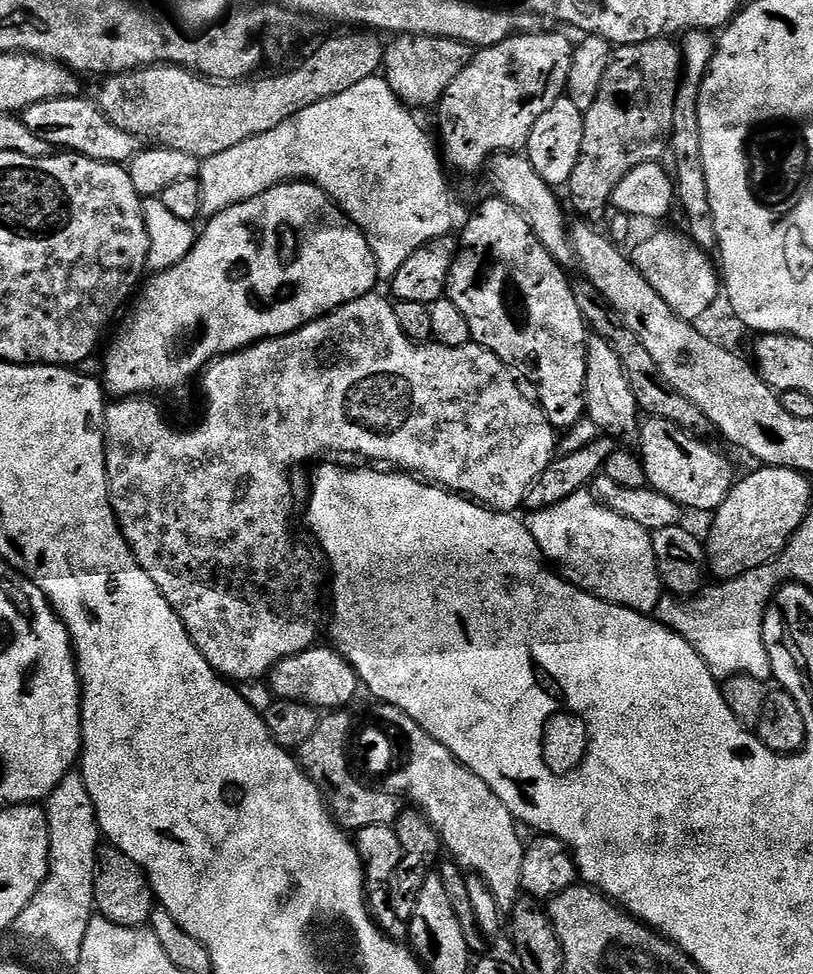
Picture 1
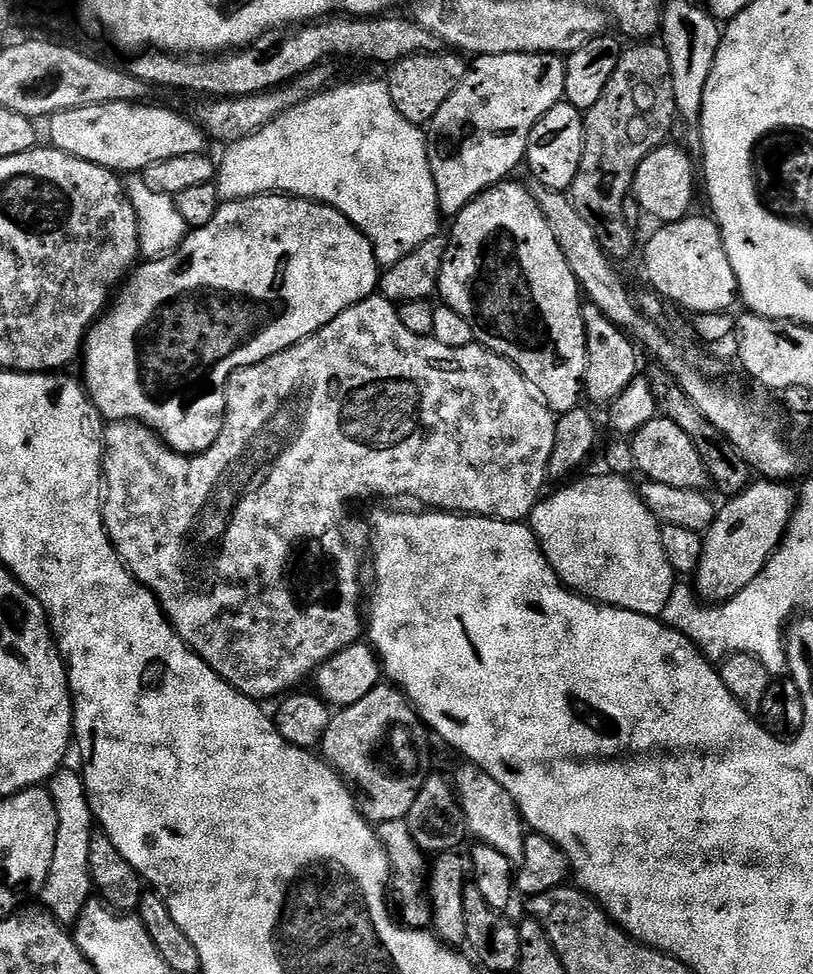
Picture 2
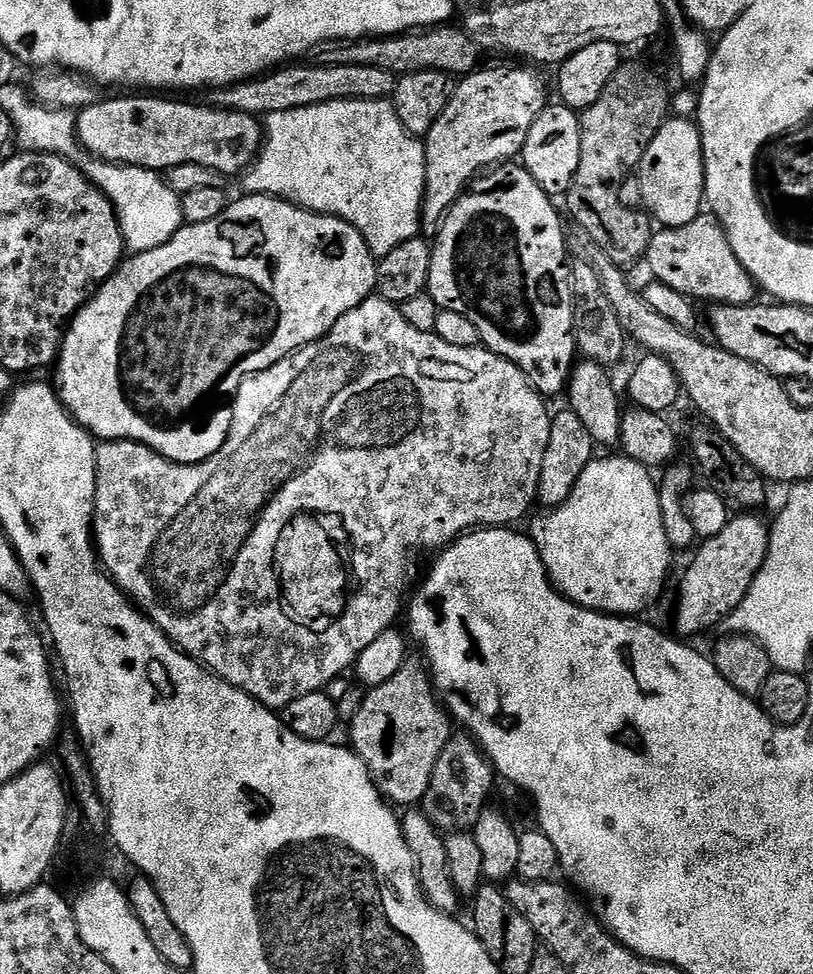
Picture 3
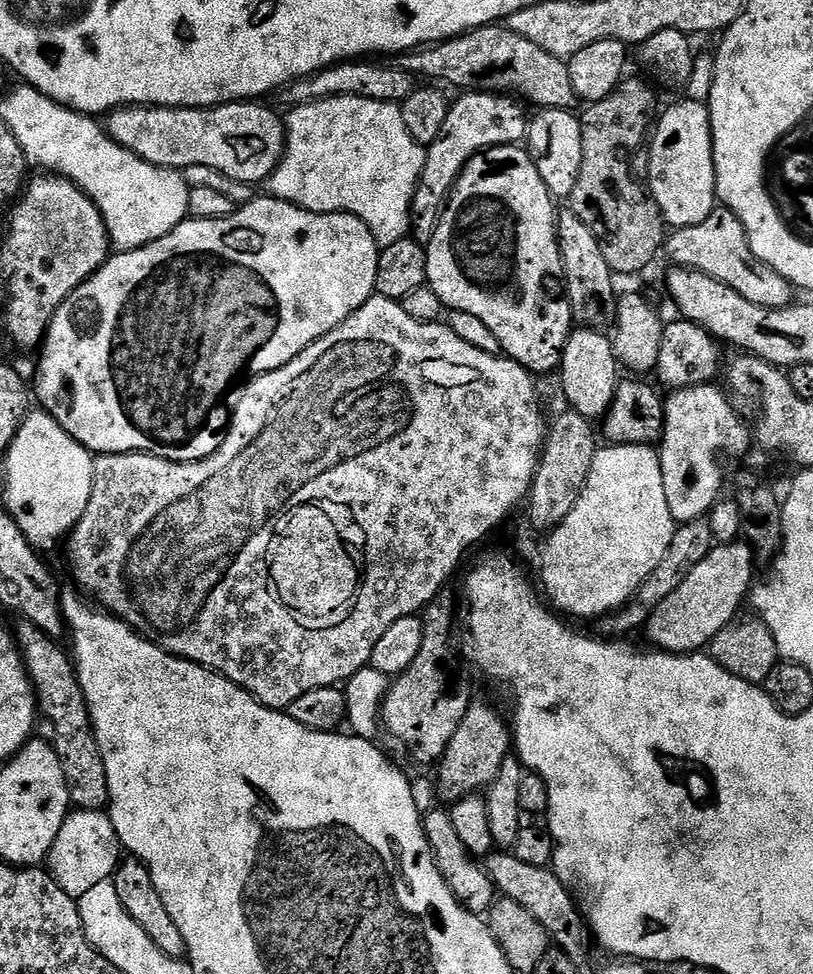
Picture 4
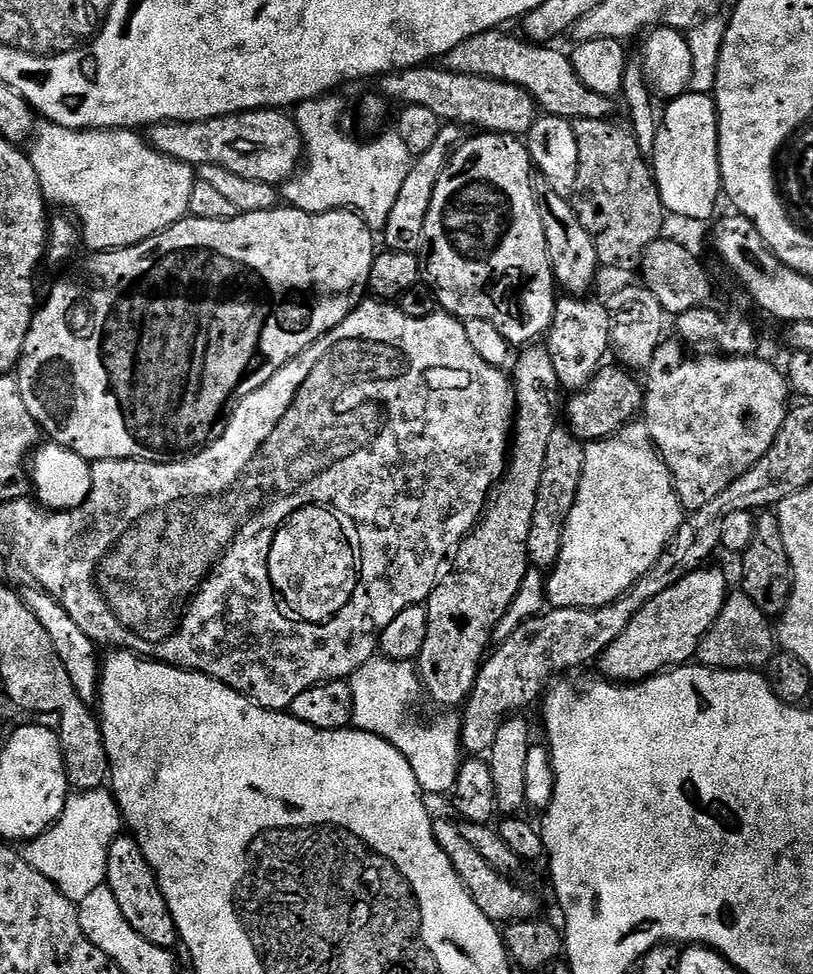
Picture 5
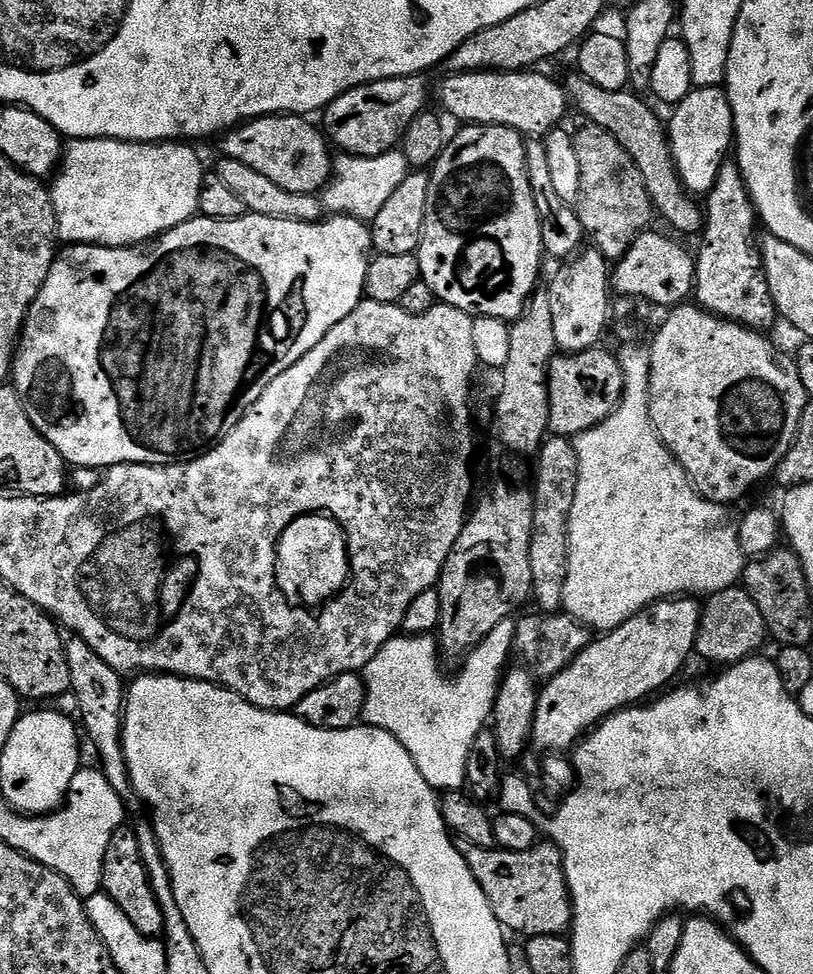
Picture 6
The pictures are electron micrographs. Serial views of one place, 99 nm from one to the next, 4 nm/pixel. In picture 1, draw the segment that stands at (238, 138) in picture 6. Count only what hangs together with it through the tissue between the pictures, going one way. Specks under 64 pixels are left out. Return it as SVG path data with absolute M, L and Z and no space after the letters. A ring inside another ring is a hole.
M62 96L30 106L22 113L26 130L30 130L30 134L38 134L42 142L50 142L56 150L67 150L77 156L104 160L108 164L124 164L131 160L138 151L136 137L111 124L99 106L91 99L84 99L80 96Z

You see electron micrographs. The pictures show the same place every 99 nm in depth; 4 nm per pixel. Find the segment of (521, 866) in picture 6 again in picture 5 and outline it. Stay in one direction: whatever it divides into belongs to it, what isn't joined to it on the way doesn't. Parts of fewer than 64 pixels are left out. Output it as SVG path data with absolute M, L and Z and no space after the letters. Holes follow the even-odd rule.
M437 819L433 823L432 829L436 835L438 846L442 846L442 850L450 858L454 870L458 870L462 882L470 890L474 902L478 902L481 910L494 922L501 922L500 920L515 922L539 917L541 915L539 898L530 889L519 888L512 881L515 879L511 875L499 872L494 866L490 866L490 862L486 862L486 858L482 858L482 854L478 854L478 850L474 850L474 846L470 846L470 842L466 842L460 824L455 819L452 820Z

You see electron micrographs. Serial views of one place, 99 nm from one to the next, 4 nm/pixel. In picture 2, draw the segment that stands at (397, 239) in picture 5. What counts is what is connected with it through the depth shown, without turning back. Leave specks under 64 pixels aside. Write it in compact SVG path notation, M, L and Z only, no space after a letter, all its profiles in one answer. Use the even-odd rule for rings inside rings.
M519 52L478 56L471 61L466 78L446 98L442 110L434 114L426 132L430 174L434 174L434 186L438 190L438 206L441 217L455 218L474 198L488 188L505 183L516 167L525 163L528 154L528 139L534 126L554 105L564 100L566 86L566 60L563 55L551 52Z

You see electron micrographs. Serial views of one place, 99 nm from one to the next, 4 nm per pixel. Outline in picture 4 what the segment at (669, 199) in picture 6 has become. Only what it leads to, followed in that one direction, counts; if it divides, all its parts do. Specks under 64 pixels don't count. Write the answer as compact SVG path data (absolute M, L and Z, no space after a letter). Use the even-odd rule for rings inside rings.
M488 24L485 28L475 28L473 32L464 32L438 44L421 46L403 53L399 57L398 66L414 78L425 76L428 82L445 80L460 88L456 90L476 90L483 86L487 91L497 94L525 96L520 98L529 105L537 104L535 107L540 110L571 109L577 103L574 86L570 86L567 63L561 57L546 54L546 50L534 46L534 42L514 34L506 26Z

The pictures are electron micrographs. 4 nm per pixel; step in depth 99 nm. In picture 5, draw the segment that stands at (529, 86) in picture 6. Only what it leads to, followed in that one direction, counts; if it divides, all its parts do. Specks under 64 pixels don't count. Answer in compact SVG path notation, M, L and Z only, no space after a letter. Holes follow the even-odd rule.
M443 66L402 68L379 77L378 84L379 95L394 102L397 100L397 105L426 106L426 110L438 114L440 121L461 126L469 124L472 130L503 132L506 136L520 138L534 127L538 119L536 99L518 85L450 72Z

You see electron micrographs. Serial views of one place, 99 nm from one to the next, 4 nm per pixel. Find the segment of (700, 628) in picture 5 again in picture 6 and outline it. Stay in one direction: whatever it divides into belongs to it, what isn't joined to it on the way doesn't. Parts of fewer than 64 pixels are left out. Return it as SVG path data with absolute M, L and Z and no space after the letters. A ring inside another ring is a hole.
M696 598L657 600L613 632L593 639L566 670L539 689L531 747L540 752L564 752L568 747L569 751L607 716L667 689L688 655L695 653L701 611L701 601Z

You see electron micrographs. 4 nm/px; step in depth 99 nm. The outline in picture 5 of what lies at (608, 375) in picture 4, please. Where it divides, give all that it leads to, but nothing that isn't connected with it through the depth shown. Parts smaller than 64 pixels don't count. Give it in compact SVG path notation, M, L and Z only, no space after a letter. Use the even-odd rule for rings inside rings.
M557 299L552 329L546 337L546 347L552 355L554 370L558 370L560 387L569 393L580 391L596 377L605 363L604 355L612 348L612 316L608 305L592 299Z

